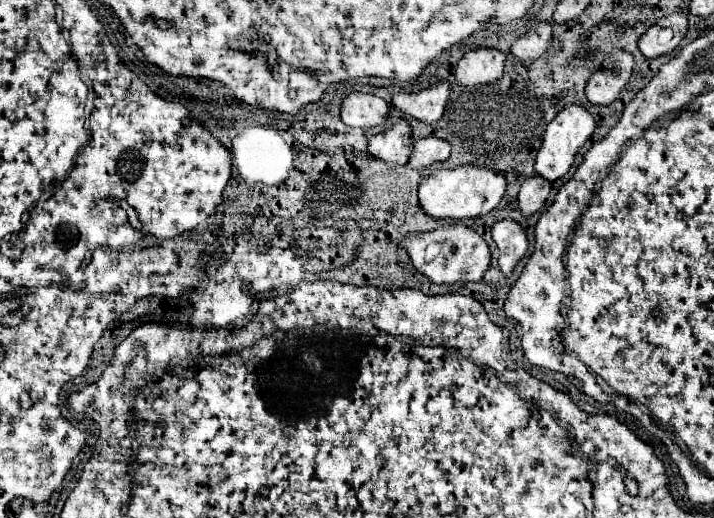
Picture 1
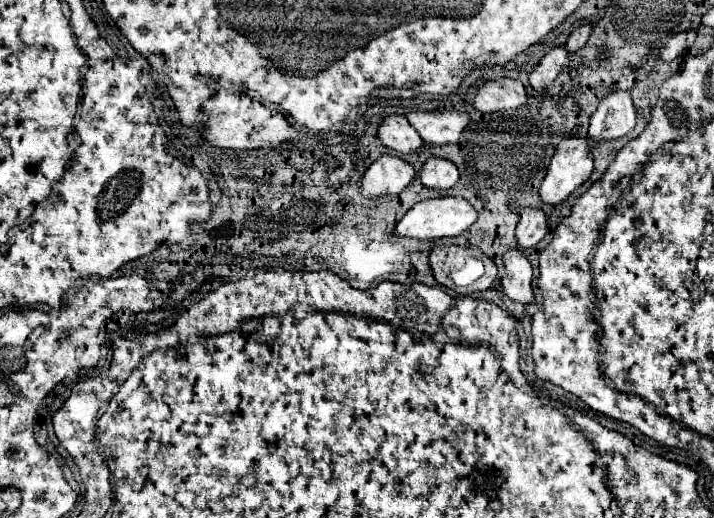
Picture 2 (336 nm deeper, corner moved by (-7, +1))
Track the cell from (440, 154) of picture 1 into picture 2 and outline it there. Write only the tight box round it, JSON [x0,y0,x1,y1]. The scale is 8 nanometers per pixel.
[420,158,458,190]

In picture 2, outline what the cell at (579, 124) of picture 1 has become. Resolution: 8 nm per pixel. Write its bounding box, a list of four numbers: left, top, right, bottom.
[540,136,594,204]

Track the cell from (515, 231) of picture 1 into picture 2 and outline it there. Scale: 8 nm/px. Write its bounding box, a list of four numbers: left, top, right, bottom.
[500,248,532,302]

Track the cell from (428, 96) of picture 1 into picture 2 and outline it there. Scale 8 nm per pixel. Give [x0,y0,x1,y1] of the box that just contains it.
[408,110,468,144]

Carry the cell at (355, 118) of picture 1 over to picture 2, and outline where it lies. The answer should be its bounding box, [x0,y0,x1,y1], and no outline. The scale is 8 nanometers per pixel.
[378,114,422,154]

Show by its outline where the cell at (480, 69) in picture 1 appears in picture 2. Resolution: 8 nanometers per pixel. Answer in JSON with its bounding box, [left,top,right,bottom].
[474,78,526,112]

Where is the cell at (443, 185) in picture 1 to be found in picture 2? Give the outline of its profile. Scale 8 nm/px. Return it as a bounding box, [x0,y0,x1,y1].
[396,196,478,240]

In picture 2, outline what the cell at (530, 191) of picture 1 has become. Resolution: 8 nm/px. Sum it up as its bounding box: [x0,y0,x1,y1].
[516,208,548,248]

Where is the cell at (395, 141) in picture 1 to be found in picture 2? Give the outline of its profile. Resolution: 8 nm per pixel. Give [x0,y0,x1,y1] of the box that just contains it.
[362,154,416,198]

